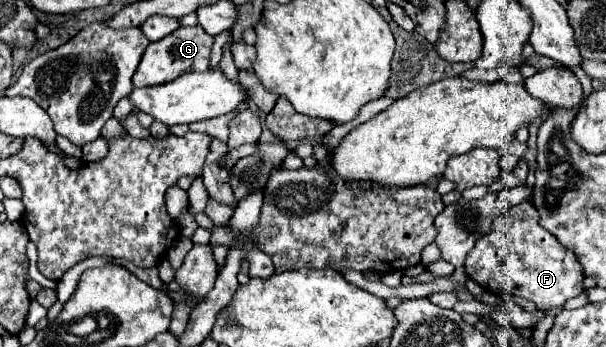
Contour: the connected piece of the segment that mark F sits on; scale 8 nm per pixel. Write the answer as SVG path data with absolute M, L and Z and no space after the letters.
M523 202L509 212L511 218L497 218L491 232L475 242L475 248L465 260L465 274L483 290L501 296L521 296L531 300L541 310L563 308L563 304L583 292L583 268L575 254L563 248L539 224L539 212L529 202Z

